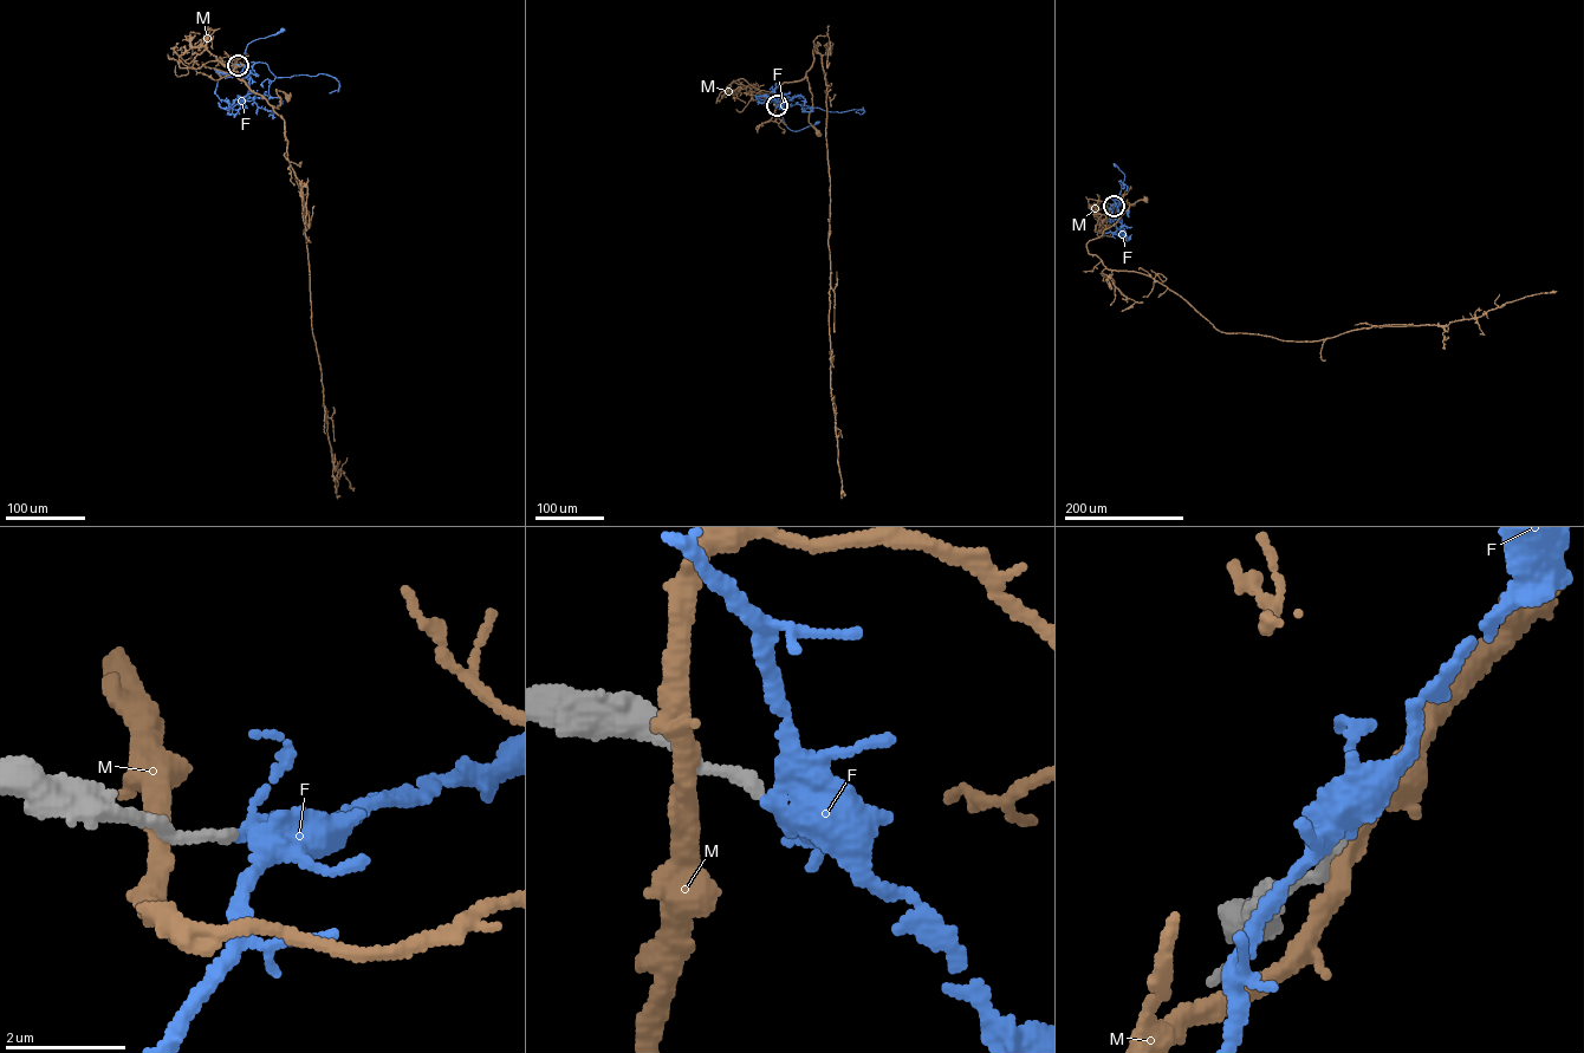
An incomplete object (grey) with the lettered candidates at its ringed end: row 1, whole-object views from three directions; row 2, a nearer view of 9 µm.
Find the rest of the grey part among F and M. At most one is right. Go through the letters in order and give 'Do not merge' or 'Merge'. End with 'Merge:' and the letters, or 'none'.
F: Merge
M: Do not merge
Merge: F

